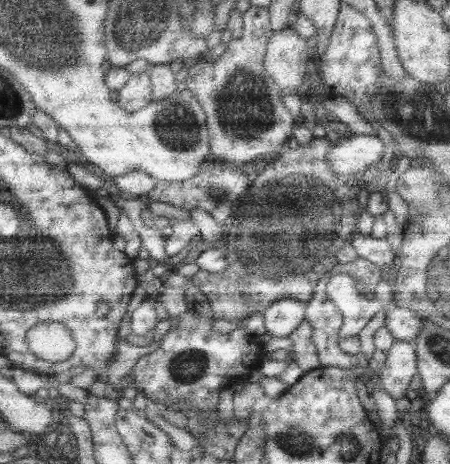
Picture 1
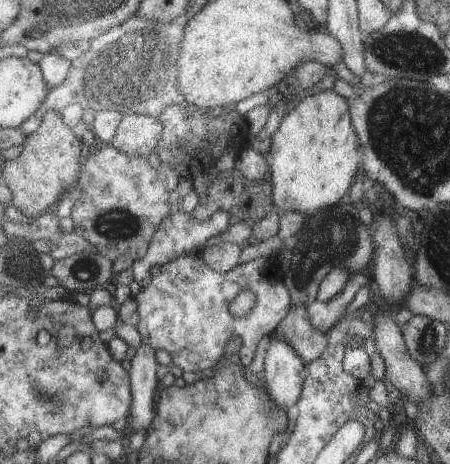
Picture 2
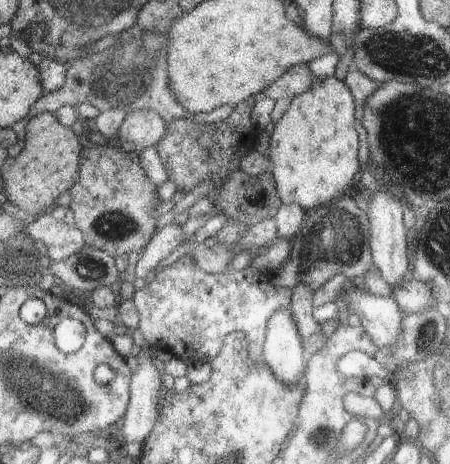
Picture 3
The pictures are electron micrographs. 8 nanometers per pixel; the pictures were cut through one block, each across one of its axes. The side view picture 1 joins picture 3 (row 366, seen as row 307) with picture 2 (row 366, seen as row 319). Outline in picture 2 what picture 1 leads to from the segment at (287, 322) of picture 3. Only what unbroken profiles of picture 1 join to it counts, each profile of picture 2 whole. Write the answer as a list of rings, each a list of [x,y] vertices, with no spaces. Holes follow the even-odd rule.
[[[277,334],[267,338],[269,342],[265,346],[261,370],[265,388],[277,406],[293,412],[293,404],[299,398],[303,384],[303,360],[287,340]]]

